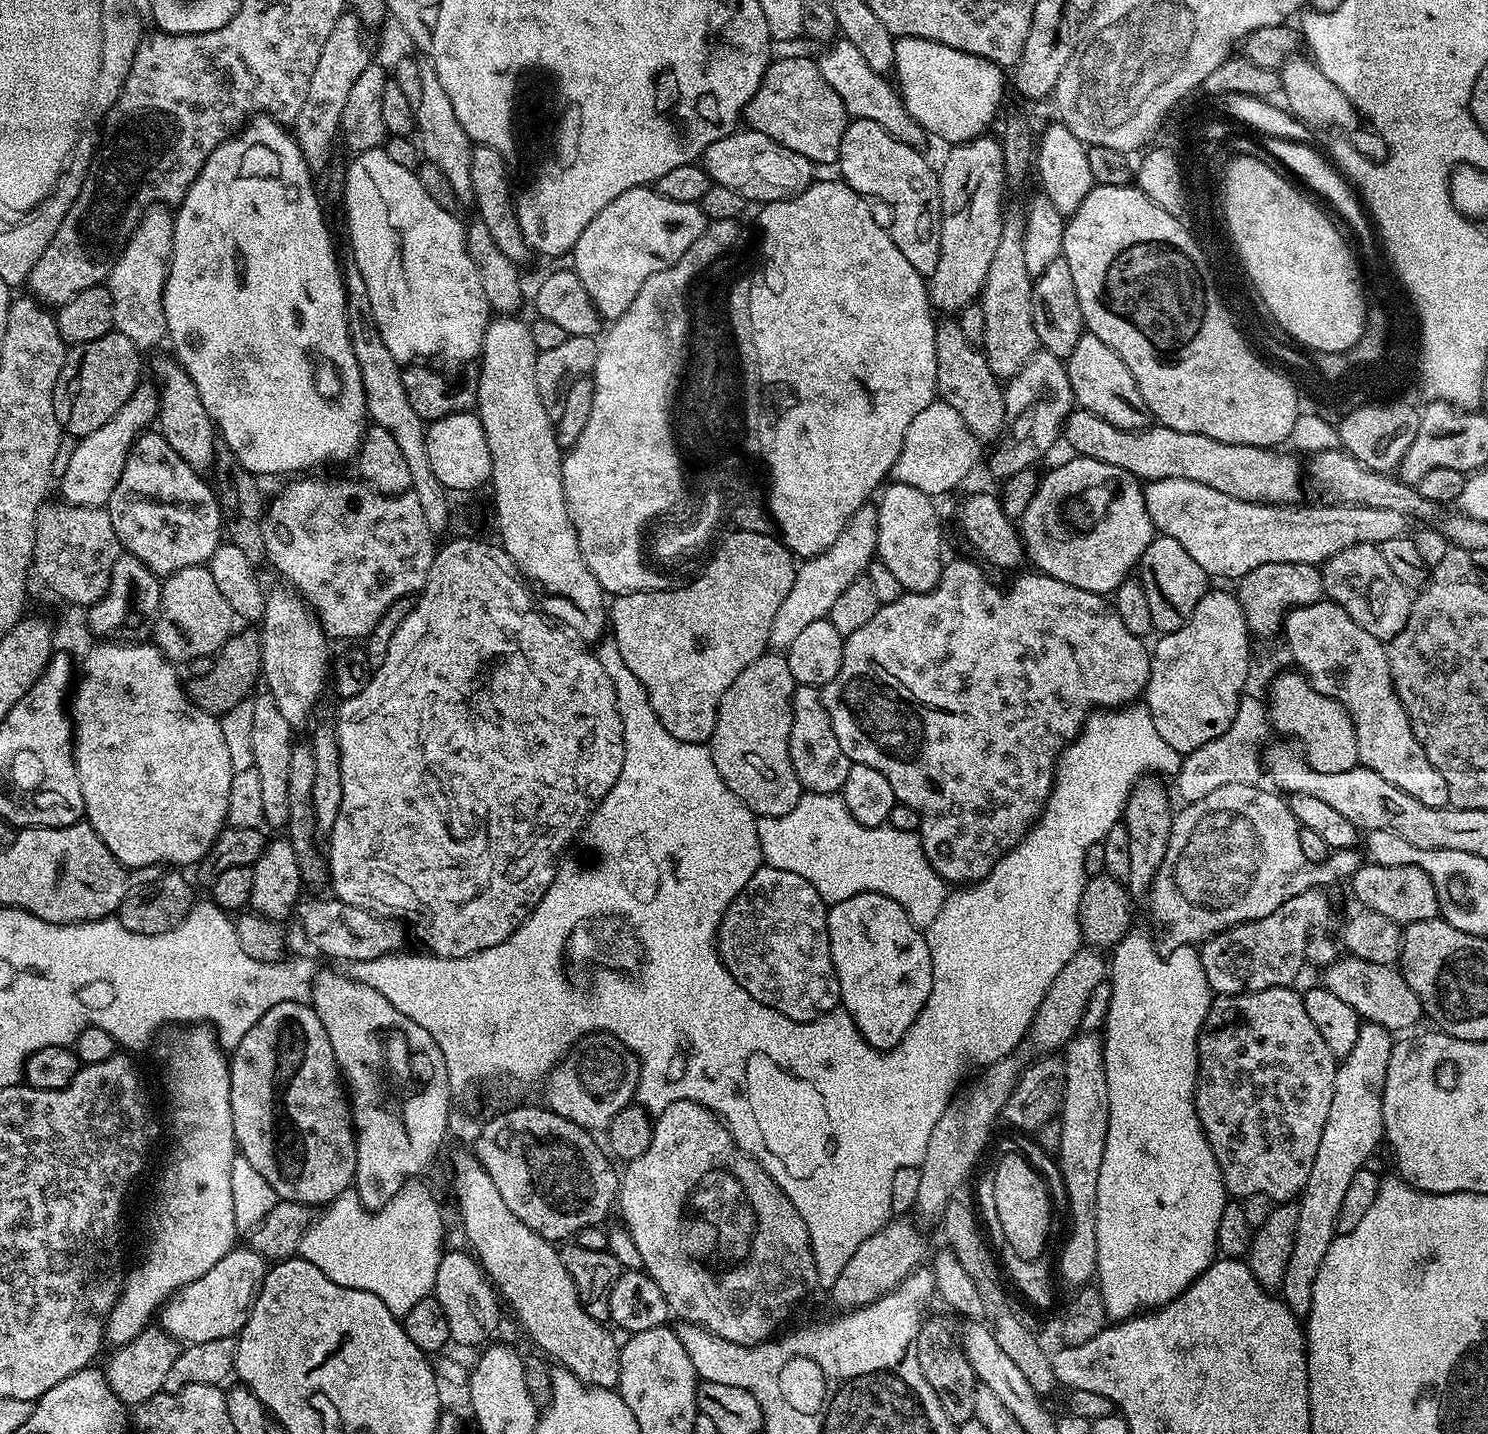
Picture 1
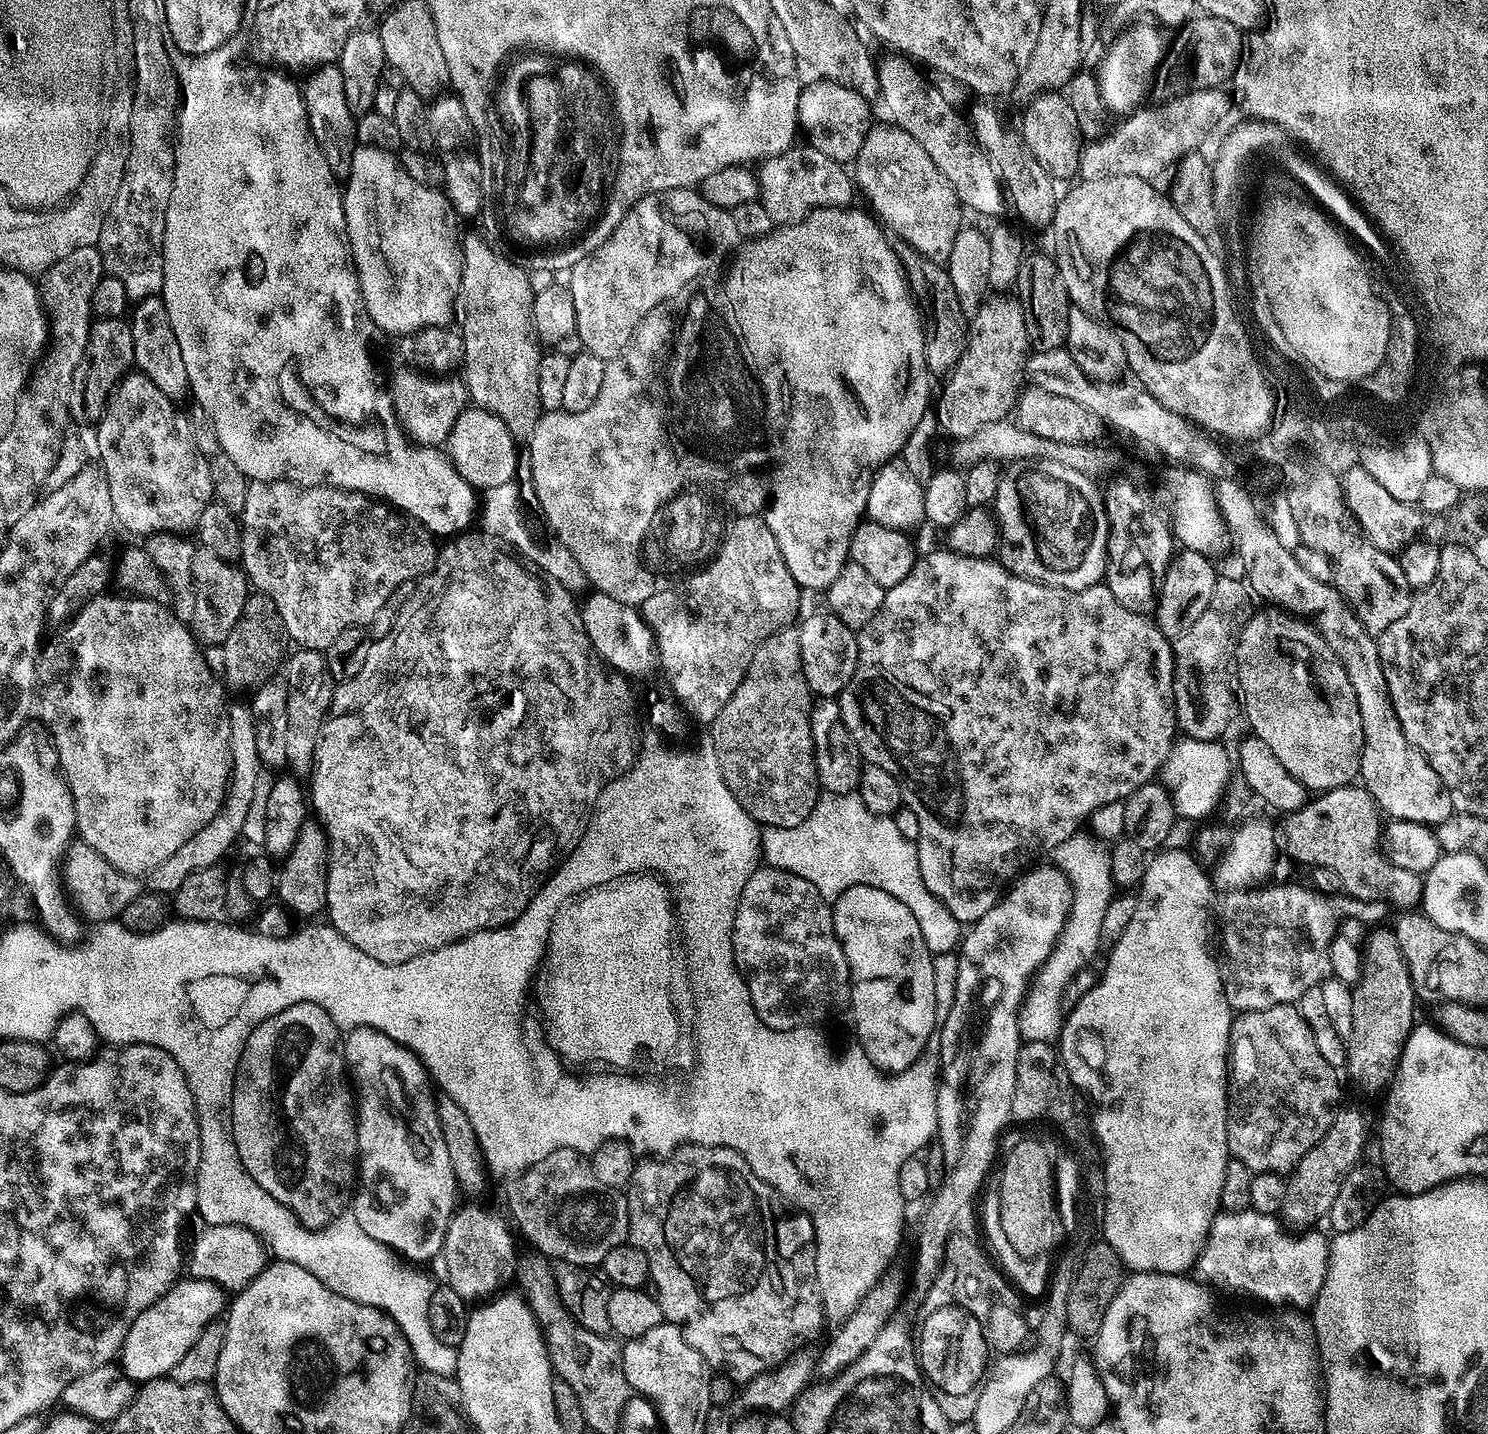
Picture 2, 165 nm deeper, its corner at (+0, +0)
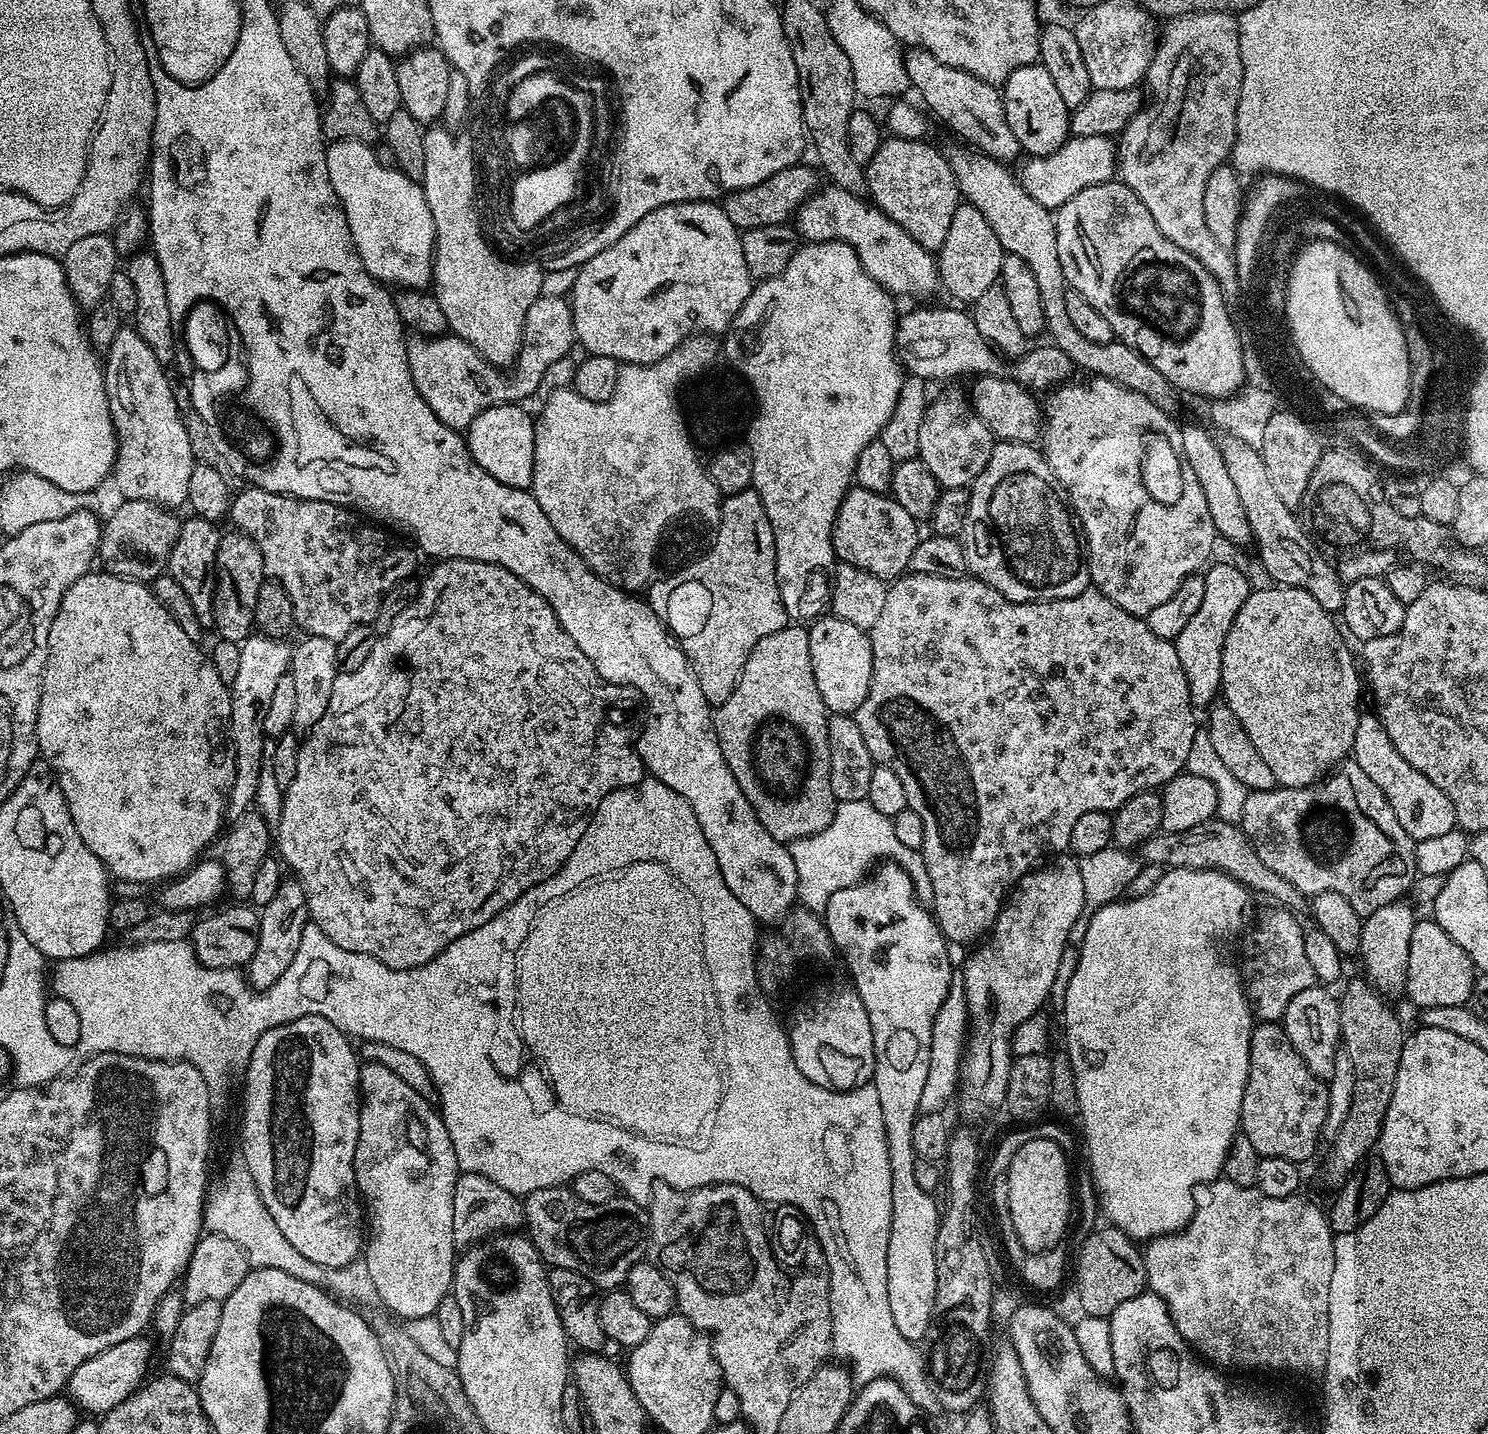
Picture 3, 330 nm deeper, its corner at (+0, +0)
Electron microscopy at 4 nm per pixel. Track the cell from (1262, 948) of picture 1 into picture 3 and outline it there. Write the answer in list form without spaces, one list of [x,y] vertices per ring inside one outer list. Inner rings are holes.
[[[1268,906],[1256,924],[1247,929],[1244,939],[1244,956],[1240,968],[1245,995],[1257,1019],[1276,1022],[1283,1019],[1286,1006],[1294,995],[1315,987],[1317,976],[1304,950],[1305,929],[1301,928],[1299,917],[1283,906]]]

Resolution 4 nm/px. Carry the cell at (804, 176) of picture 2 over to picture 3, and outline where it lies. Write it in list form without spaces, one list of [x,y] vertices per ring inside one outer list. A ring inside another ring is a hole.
[[[835,186],[821,187],[797,210],[794,228],[805,241],[814,244],[840,240],[850,245],[866,274],[893,297],[928,296],[938,288],[937,257],[914,242],[914,238],[910,238],[910,234],[906,234],[906,230],[895,224],[881,208],[870,206],[867,199],[846,190]]]

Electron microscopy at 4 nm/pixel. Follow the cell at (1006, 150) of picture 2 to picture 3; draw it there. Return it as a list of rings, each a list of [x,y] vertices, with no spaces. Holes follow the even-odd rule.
[[[908,48],[904,54],[904,65],[909,85],[914,92],[916,88],[917,94],[924,99],[923,107],[942,123],[949,124],[964,139],[961,141],[965,145],[1001,162],[1009,162],[1016,155],[1021,155],[1018,138],[1014,138],[1014,130],[1010,130],[1010,122],[1006,122],[1004,98],[997,85],[982,82],[982,78],[966,70],[946,66],[946,62],[938,62],[934,54],[921,48]]]

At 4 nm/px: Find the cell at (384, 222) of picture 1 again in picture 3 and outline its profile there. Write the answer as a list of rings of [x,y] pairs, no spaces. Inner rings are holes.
[[[334,140],[325,147],[326,154],[326,170],[330,174],[330,186],[334,186],[334,194],[340,200],[340,205],[344,207],[346,214],[346,222],[350,226],[350,234],[354,246],[358,250],[358,254],[362,258],[362,262],[366,266],[368,273],[385,286],[393,286],[400,290],[424,290],[432,283],[432,261],[436,250],[436,231],[434,230],[434,218],[430,214],[430,206],[424,197],[424,189],[417,181],[412,180],[408,175],[399,168],[391,169],[383,167],[375,158],[373,149],[362,142],[354,142],[353,140]]]

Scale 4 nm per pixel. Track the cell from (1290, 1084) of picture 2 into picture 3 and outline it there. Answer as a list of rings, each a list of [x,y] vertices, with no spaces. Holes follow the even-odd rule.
[[[1260,1022],[1252,1029],[1252,1037],[1250,1038],[1250,1066],[1248,1067],[1248,1077],[1246,1078],[1246,1086],[1242,1094],[1242,1110],[1240,1111],[1239,1131],[1246,1138],[1250,1138],[1250,1143],[1254,1145],[1254,1150],[1258,1150],[1261,1156],[1269,1156],[1270,1158],[1286,1158],[1287,1160],[1295,1160],[1297,1162],[1305,1162],[1316,1152],[1316,1143],[1322,1140],[1324,1131],[1324,1123],[1326,1122],[1326,1114],[1328,1113],[1328,1086],[1323,1080],[1319,1080],[1314,1074],[1310,1074],[1310,1066],[1306,1066],[1306,1062],[1302,1062],[1302,1058],[1298,1054],[1298,1050],[1294,1050],[1294,1046],[1286,1038],[1283,1027],[1276,1022]]]

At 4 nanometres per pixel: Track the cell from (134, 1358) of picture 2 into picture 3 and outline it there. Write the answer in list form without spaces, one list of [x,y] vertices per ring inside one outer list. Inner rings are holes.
[[[138,1335],[126,1342],[118,1342],[118,1346],[110,1346],[110,1350],[102,1350],[102,1354],[82,1362],[82,1366],[74,1370],[66,1385],[66,1392],[77,1409],[85,1408],[86,1411],[97,1412],[97,1414],[109,1412],[145,1383],[149,1375],[147,1374],[148,1359],[152,1356],[152,1344],[144,1339],[143,1335]]]

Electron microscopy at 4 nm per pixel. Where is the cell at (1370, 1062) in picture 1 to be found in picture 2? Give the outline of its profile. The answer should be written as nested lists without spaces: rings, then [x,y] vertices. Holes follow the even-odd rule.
[[[1376,926],[1367,933],[1362,945],[1362,959],[1360,962],[1360,979],[1352,988],[1354,998],[1354,1024],[1352,1033],[1346,1037],[1348,1059],[1346,1061],[1346,1073],[1360,1088],[1368,1092],[1383,1093],[1391,1085],[1396,1076],[1396,1065],[1400,1062],[1400,1051],[1404,1043],[1408,1041],[1408,1035],[1412,1033],[1414,1019],[1412,1015],[1416,1010],[1418,993],[1412,985],[1412,979],[1408,973],[1406,962],[1400,953],[1395,931],[1391,927]]]

